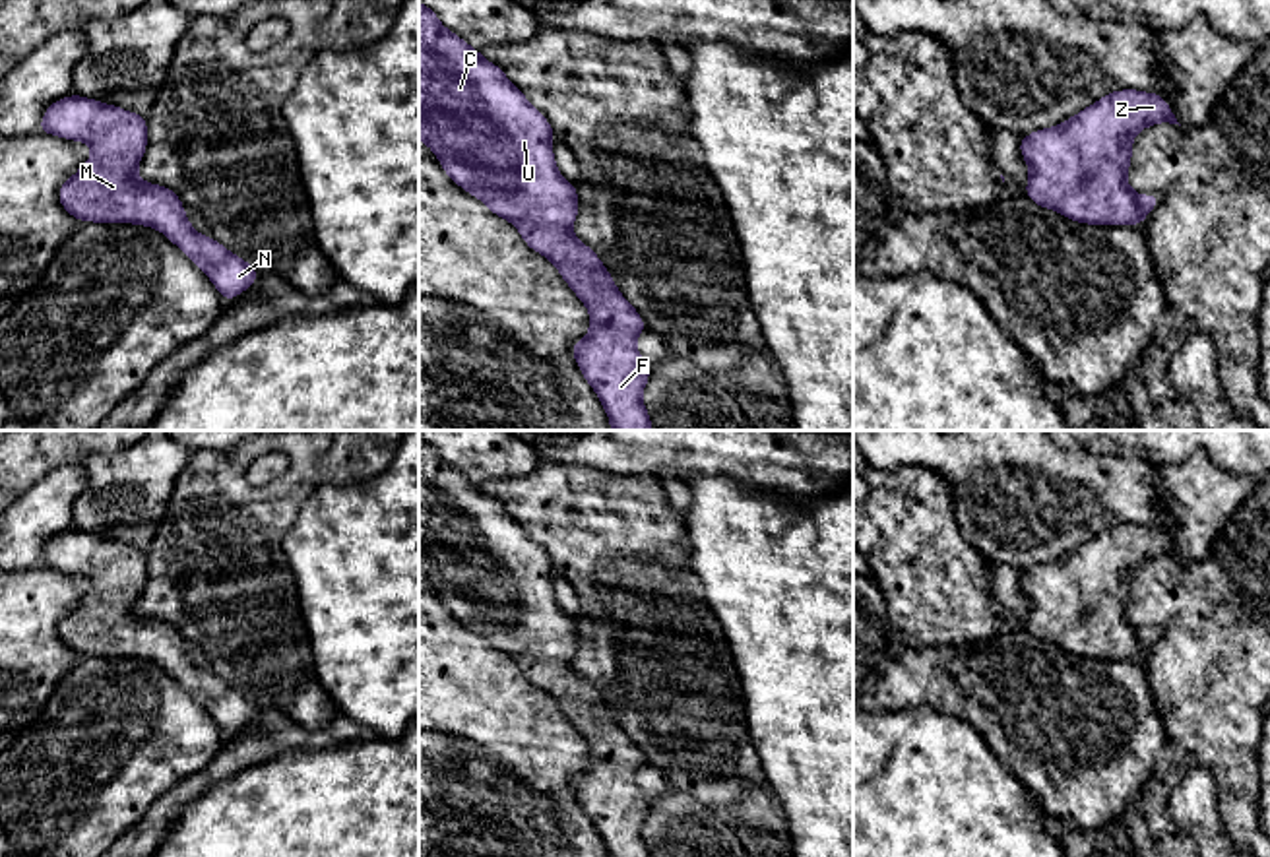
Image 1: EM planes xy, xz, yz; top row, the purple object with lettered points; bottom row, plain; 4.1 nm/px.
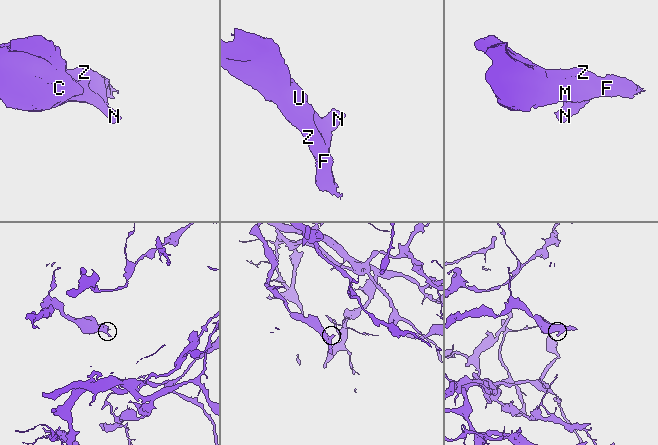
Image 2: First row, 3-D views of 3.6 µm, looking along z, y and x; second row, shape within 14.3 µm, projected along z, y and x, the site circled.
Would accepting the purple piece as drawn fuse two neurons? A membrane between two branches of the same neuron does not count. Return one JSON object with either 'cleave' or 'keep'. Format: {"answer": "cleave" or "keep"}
{"answer": "keep"}

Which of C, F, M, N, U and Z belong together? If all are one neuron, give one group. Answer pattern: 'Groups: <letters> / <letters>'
Groups: C F M N U Z

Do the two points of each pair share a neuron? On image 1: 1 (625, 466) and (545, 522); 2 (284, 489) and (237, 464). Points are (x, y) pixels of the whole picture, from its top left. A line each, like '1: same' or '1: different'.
1: different
2: same

